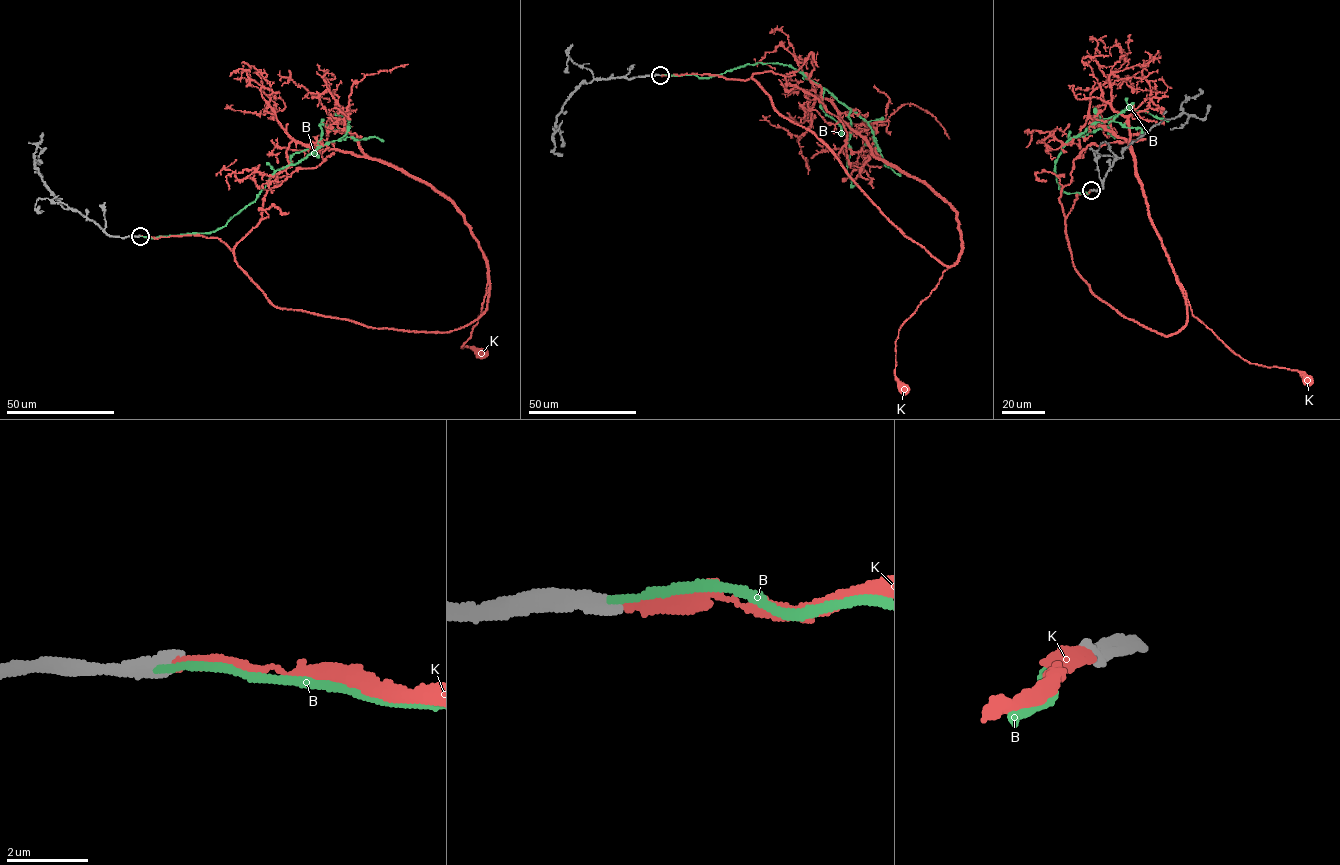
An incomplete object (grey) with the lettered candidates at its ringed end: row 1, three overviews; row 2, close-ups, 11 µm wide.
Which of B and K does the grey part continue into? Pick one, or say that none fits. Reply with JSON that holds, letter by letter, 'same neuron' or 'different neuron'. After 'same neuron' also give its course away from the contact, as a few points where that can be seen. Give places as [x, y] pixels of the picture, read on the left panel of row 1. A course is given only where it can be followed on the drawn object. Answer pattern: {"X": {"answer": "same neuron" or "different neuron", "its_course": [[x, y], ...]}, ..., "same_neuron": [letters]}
{"B": {"answer": "different neuron"}, "K": {"answer": "same neuron", "its_course": [[139, 236], [219, 238], [276, 306], [376, 328], [459, 329], [485, 309], [488, 274], [461, 348], [481, 354]]}, "same_neuron": ["K"]}

